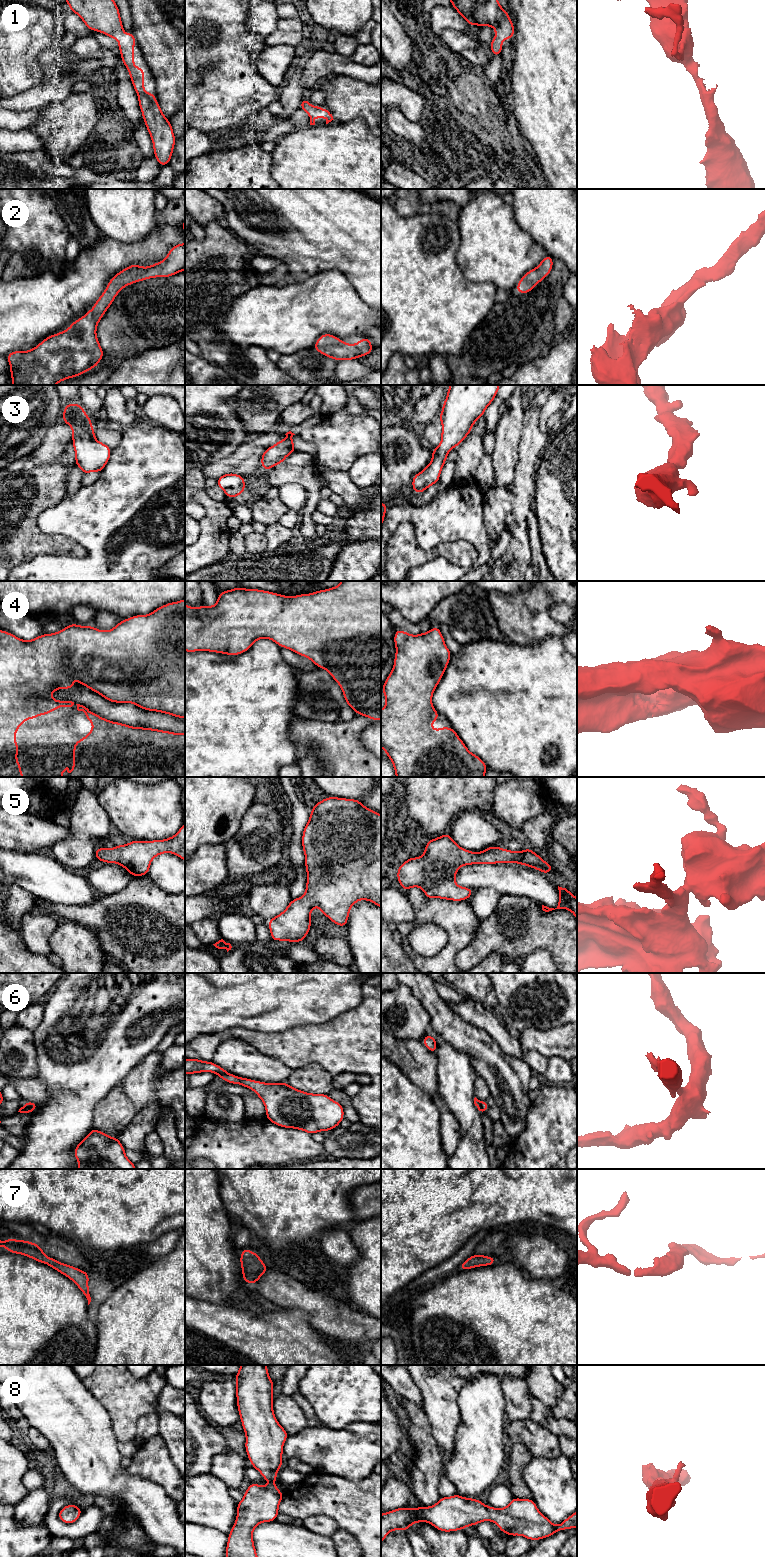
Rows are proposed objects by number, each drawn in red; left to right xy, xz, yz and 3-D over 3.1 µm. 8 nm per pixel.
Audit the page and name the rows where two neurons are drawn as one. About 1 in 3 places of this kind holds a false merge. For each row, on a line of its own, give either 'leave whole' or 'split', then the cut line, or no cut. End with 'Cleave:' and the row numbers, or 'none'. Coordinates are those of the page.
1: leave whole | no cut
2: leave whole | no cut
3: leave whole | no cut
4: leave whole | no cut
5: leave whole | no cut
6: split | yz (480, 1101), (480, 1106), (484, 1111)
7: leave whole | no cut
8: leave whole | no cut
Cleave: 6

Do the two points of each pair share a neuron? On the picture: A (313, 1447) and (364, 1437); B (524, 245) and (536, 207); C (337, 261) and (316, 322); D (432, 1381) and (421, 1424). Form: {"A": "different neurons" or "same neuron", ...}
{"A": "same neuron", "B": "different neurons", "C": "different neurons", "D": "different neurons"}

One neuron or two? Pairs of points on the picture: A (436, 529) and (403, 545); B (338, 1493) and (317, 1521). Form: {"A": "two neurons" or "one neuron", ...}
{"A": "two neurons", "B": "two neurons"}

